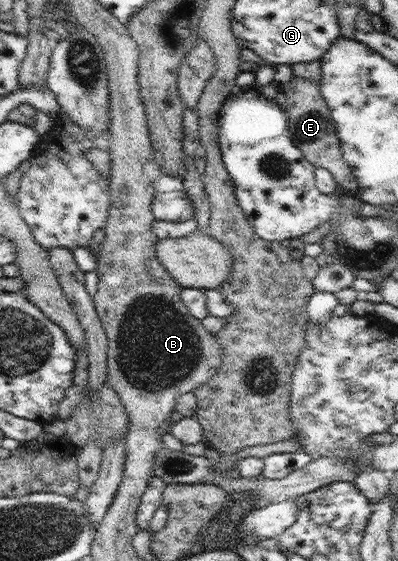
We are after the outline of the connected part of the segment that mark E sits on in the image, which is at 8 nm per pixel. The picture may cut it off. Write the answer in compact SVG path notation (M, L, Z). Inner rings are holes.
M293 76L289 83L278 85L277 97L274 101L286 111L289 119L288 135L295 147L302 151L305 159L315 168L323 167L330 171L339 188L349 192L360 192L361 188L353 170L343 159L338 132L329 115L329 106L327 107L321 96L319 82Z

